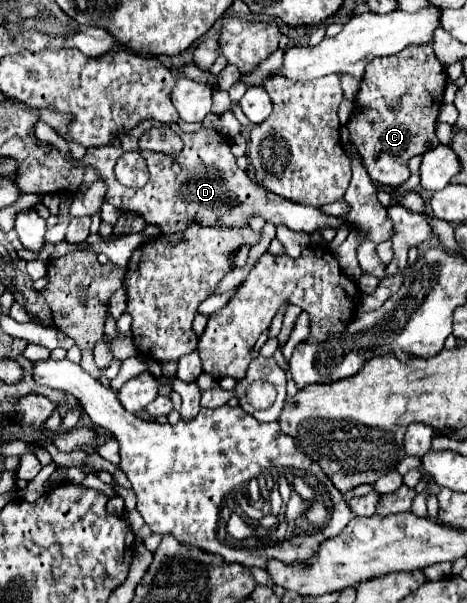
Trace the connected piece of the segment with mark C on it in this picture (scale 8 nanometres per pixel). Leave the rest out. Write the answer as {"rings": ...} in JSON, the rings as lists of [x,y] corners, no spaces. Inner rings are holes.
{"rings":[[[432,41],[428,45],[408,45],[408,49],[402,49],[396,55],[376,57],[368,63],[368,69],[360,81],[360,91],[354,99],[354,111],[350,115],[348,129],[362,155],[362,165],[376,185],[394,187],[404,183],[410,177],[408,159],[440,145],[434,129],[442,105],[446,79],[446,65],[436,57]]]}

